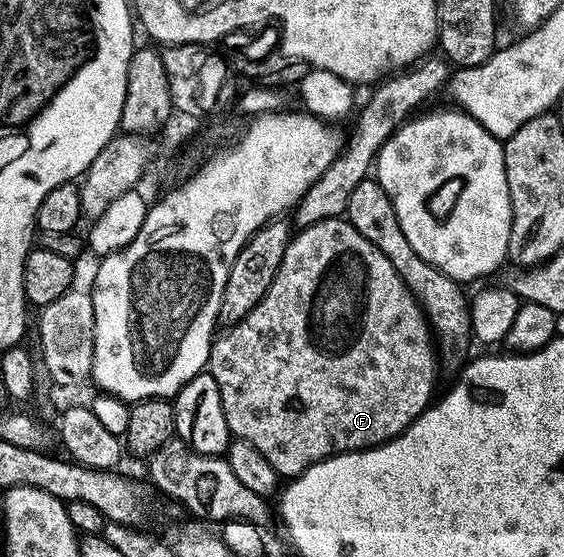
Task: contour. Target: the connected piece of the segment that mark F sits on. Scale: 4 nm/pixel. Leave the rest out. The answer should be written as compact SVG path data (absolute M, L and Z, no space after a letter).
M344 217L328 218L317 224L311 224L310 226L298 229L290 237L289 247L283 256L283 264L279 264L279 272L275 272L275 280L271 280L271 288L267 288L263 300L259 300L259 304L255 304L255 308L251 308L251 312L247 312L245 318L242 318L239 322L232 323L226 330L229 330L226 334L218 333L216 335L213 347L209 350L207 372L213 377L215 384L219 384L219 396L223 400L223 416L227 416L229 433L233 438L242 438L251 444L255 444L255 448L259 448L259 452L263 452L263 456L272 464L273 471L282 479L292 480L297 475L302 474L308 466L313 466L316 462L321 462L324 458L331 457L332 454L346 454L348 450L367 450L370 446L379 446L383 442L390 442L392 438L399 436L406 430L434 401L435 393L433 394L433 385L437 382L439 355L435 349L433 332L429 329L429 321L425 319L425 314L421 311L421 306L417 303L417 297L409 291L407 284L399 276L399 272L395 272L395 268L391 265L391 260L387 260L387 256L383 256L383 252L379 252L379 248L375 248L375 244L371 244L371 240L367 240L367 236L360 234Z

